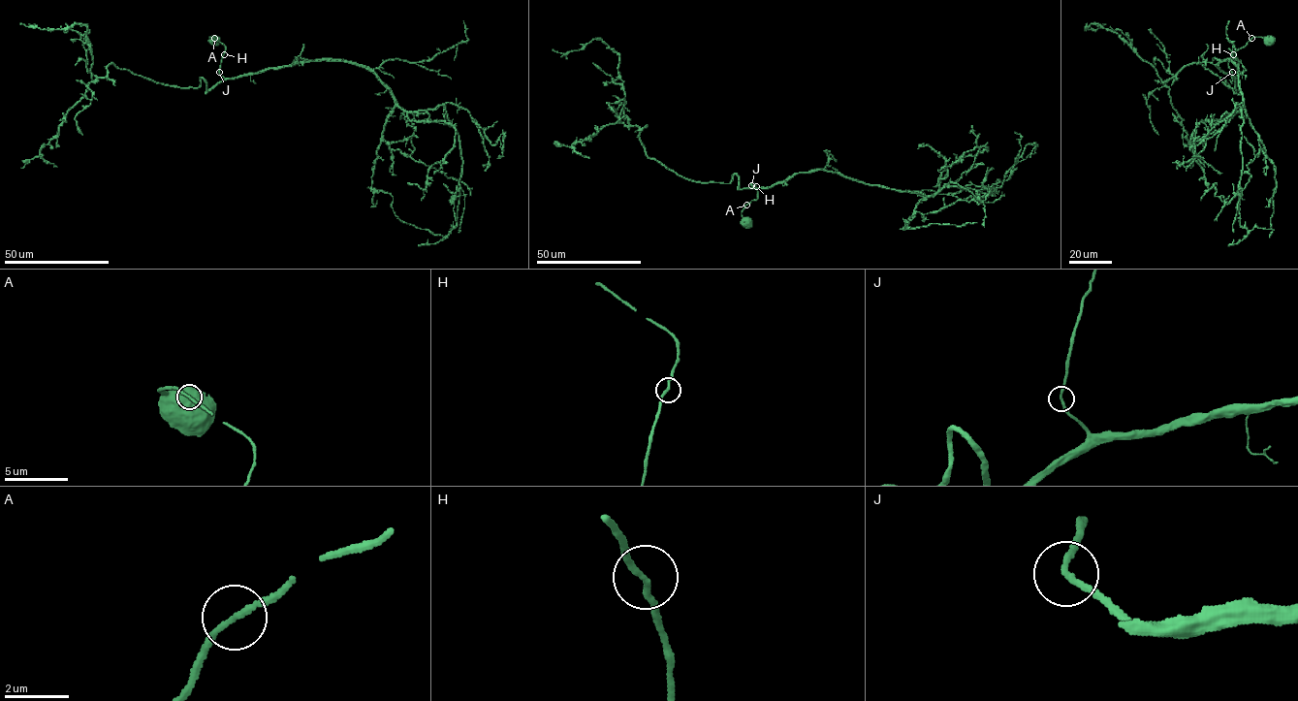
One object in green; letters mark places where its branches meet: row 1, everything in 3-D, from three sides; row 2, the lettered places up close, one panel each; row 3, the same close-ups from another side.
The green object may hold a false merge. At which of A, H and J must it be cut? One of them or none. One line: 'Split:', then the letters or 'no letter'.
Split: no letter

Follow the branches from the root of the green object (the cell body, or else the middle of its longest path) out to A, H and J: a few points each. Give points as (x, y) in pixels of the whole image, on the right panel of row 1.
A: (1269, 40), (1251, 38)
H: (1269, 40), (1253, 37), (1233, 54)
J: (1269, 40), (1253, 37), (1239, 48), (1228, 63), (1232, 73)

